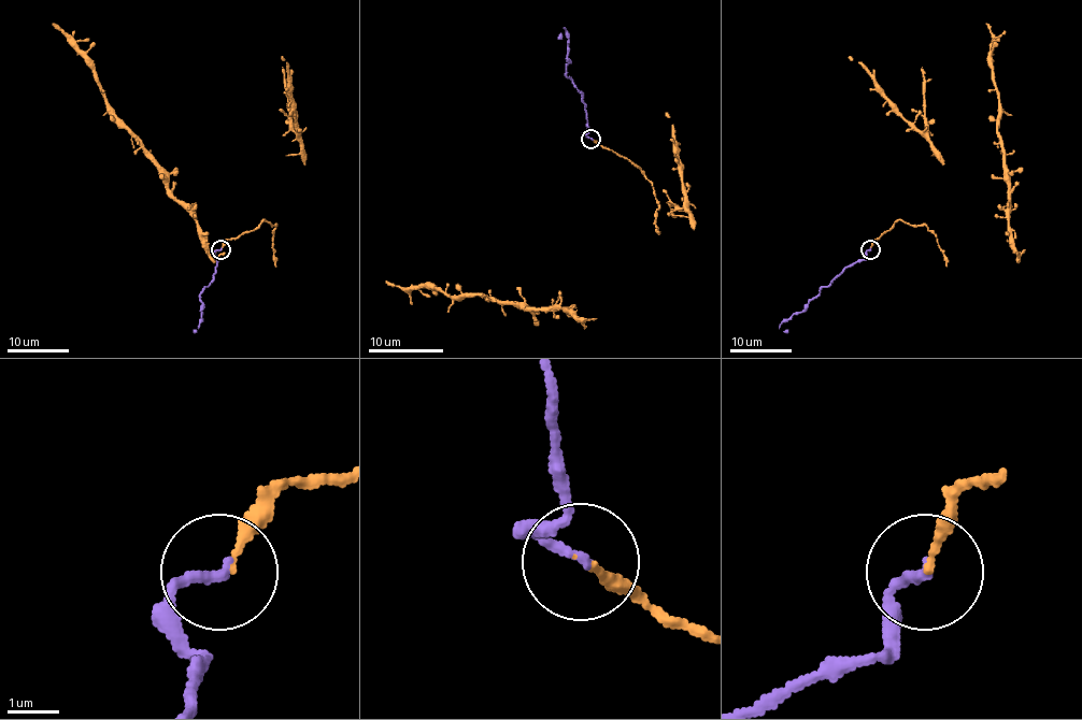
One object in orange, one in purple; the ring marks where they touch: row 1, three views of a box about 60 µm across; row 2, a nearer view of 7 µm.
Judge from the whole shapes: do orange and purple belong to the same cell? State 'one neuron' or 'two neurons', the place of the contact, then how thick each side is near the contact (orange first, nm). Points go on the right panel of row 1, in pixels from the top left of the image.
one neuron | (870, 249) | 80/200 nm

